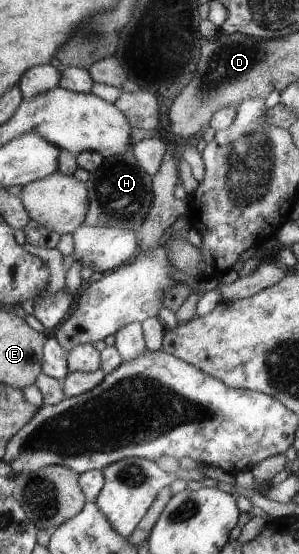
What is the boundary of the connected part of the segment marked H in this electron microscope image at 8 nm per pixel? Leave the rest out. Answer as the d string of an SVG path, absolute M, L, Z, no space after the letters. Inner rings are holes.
M133 147L125 156L107 157L105 163L89 175L86 184L90 197L90 212L85 223L87 226L121 227L138 233L154 207L154 176L143 169Z

